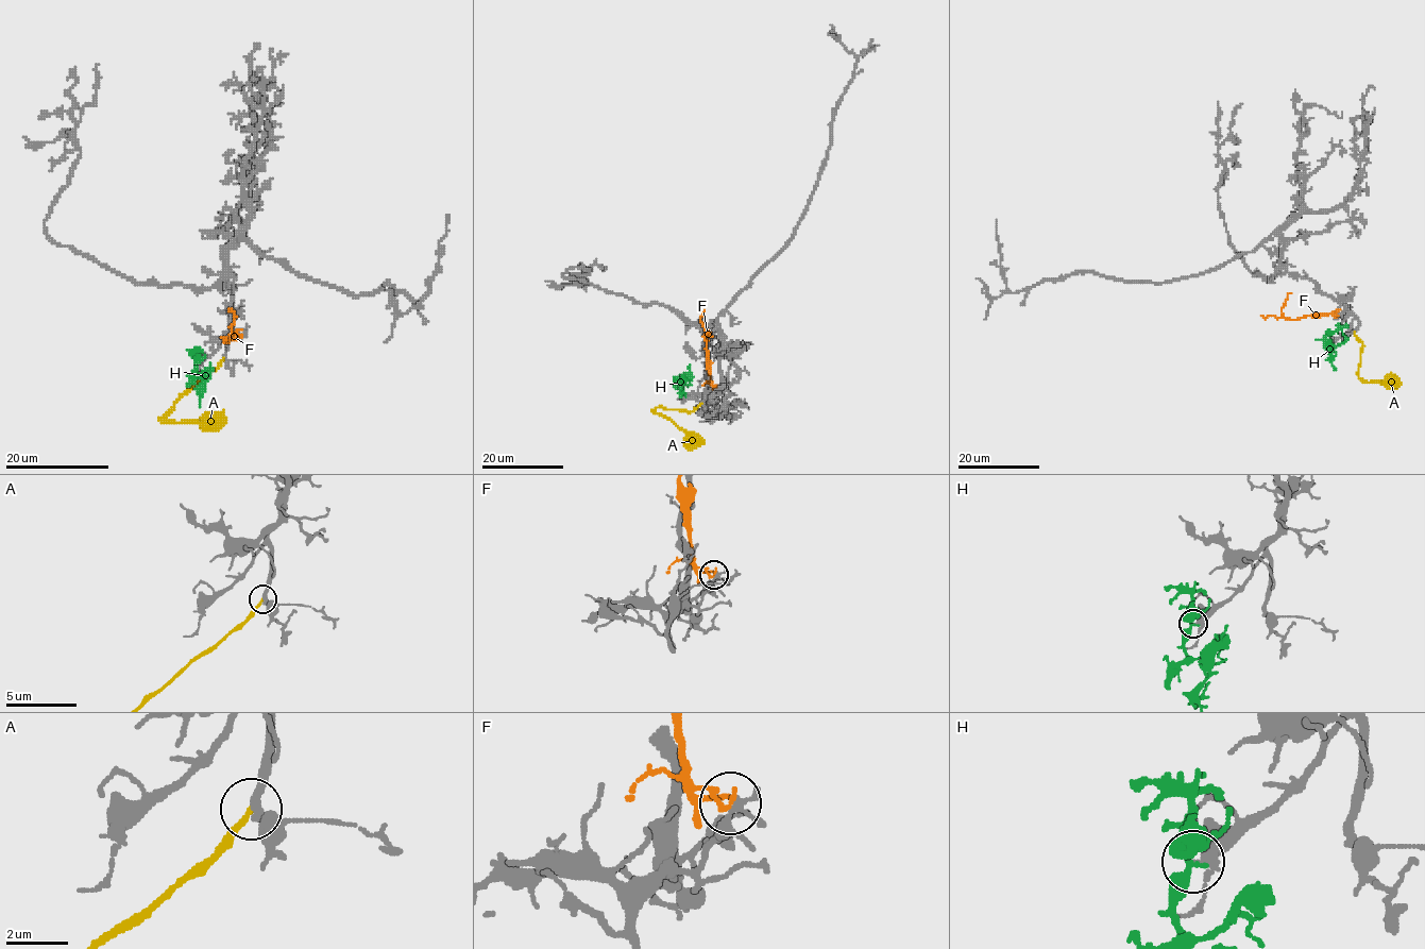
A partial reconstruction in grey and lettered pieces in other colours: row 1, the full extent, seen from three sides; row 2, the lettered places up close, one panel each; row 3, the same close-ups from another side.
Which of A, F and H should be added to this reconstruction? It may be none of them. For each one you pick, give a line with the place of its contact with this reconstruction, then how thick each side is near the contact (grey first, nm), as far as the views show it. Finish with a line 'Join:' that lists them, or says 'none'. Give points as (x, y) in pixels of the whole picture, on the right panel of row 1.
A: Touches grey at (1354, 332). Thickness 280 nm (grey) against 190 nm
Join: A

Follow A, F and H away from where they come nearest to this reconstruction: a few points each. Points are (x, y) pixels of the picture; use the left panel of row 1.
A: (224, 358), (190, 387), (162, 419), (204, 423), (225, 419)
F: (242, 336), (234, 334), (227, 342), (225, 340), (234, 317), (231, 307)
H: (198, 363), (196, 374), (202, 375), (204, 380), (199, 406)

